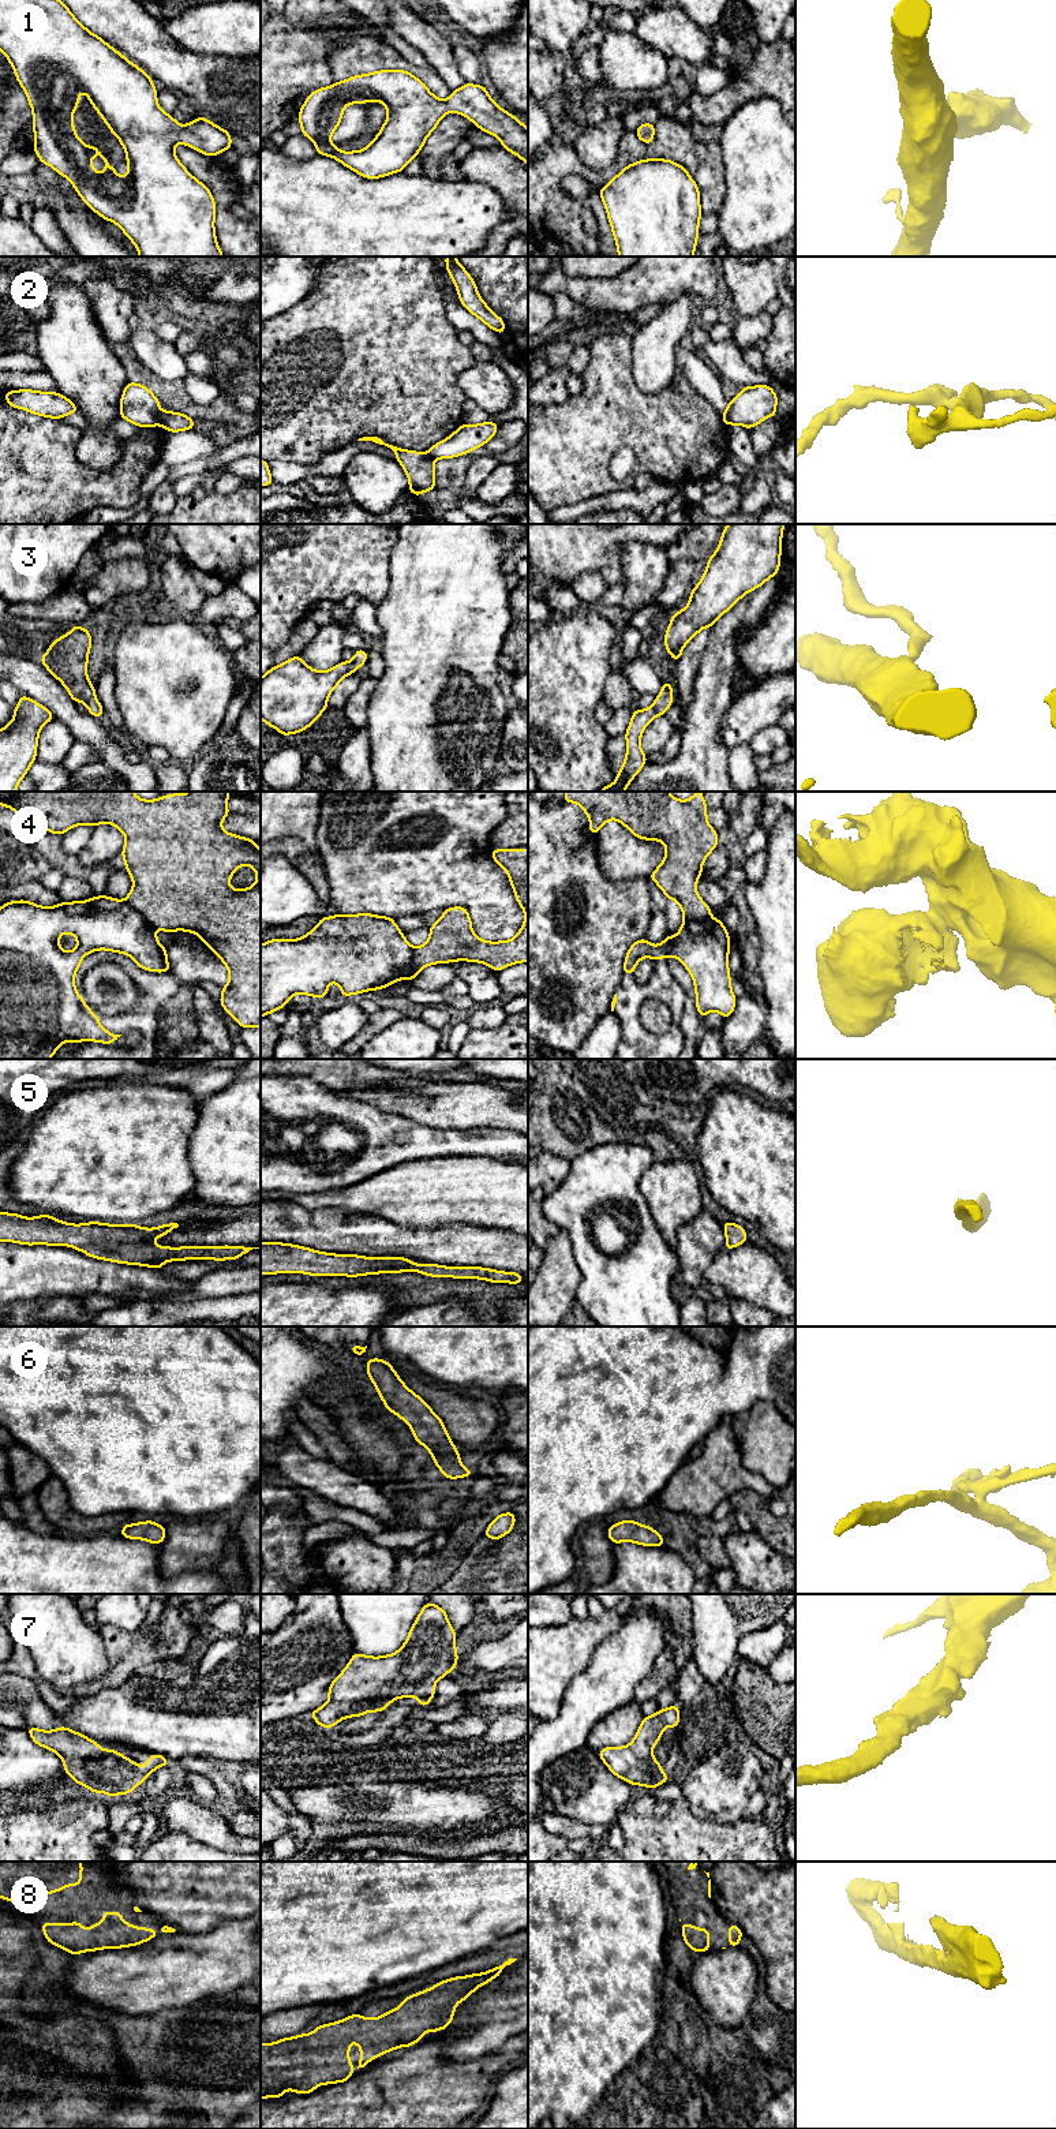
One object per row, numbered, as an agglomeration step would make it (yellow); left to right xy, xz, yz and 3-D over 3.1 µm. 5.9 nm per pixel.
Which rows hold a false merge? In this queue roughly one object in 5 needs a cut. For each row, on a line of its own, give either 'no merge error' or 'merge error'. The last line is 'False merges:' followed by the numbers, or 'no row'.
1: no merge error
2: merge error
3: no merge error
4: merge error
5: no merge error
6: no merge error
7: no merge error
8: no merge error
False merges: 2, 4

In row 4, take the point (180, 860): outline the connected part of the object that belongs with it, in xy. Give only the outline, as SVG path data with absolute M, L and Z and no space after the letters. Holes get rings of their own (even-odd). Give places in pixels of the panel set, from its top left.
M3 792L0 796L0 805L8 807L15 811L16 816L29 817L42 826L50 834L64 834L70 828L80 824L98 826L108 823L116 826L126 835L126 845L121 857L126 864L126 871L130 873L134 884L124 899L130 906L143 914L146 921L156 929L173 932L187 931L198 935L203 943L226 965L229 973L229 983L221 987L220 1003L224 1010L240 1025L240 1028L261 1028L261 849L255 846L256 839L226 832L220 824L229 815L226 801L231 796L229 792L188 792L186 796L166 794L157 800L142 800L134 792L20 792L18 797L15 792ZM243 864L248 864L256 873L256 883L248 888L235 890L229 886L231 875L235 873Z

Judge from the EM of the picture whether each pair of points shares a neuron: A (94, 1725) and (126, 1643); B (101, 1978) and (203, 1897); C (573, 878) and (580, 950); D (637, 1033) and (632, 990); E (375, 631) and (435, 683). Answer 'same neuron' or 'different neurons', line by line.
A: different neurons
B: different neurons
C: same neuron
D: same neuron
E: different neurons

